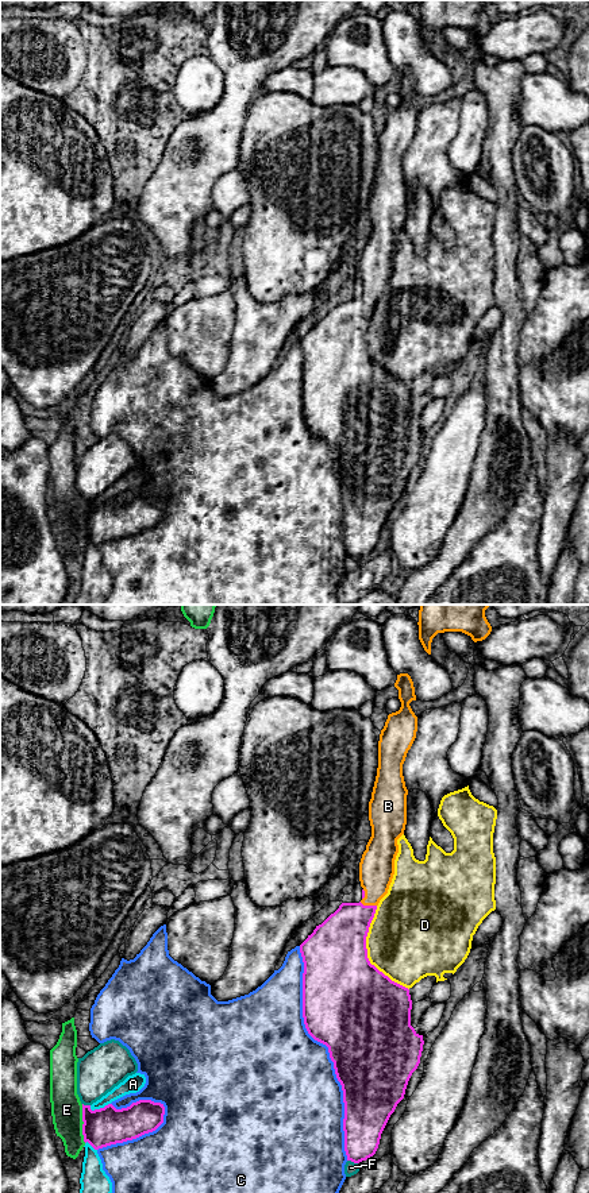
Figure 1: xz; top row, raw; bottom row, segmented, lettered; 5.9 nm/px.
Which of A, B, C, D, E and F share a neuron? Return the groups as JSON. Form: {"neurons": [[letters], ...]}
{"neurons": [["A"], ["B"], ["C"], ["D"], ["E"], ["F"]]}

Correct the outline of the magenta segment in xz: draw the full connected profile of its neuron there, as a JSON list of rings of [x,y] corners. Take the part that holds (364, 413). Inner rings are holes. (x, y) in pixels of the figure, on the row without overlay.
[[[408,69],[397,70],[401,103],[388,111],[378,136],[378,163],[369,197],[372,232],[359,258],[362,296],[342,298],[300,340],[304,358],[303,413],[308,429],[328,443],[343,486],[344,547],[347,556],[359,559],[373,552],[381,529],[404,494],[412,468],[420,459],[423,431],[411,421],[409,385],[392,377],[367,354],[366,332],[380,296],[388,289],[399,248],[397,235],[407,220],[407,190],[403,159],[417,127],[417,112],[409,99],[416,96]]]

